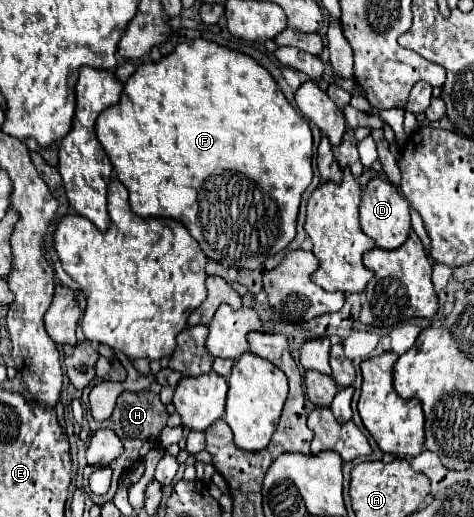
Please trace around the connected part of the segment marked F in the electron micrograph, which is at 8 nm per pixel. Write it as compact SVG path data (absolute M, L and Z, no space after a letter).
M194 39L188 43L180 43L170 55L162 57L158 63L152 63L152 61L142 63L134 71L134 75L124 83L120 101L98 115L96 135L106 155L110 157L118 179L130 191L132 211L140 217L170 217L170 219L180 221L190 231L190 235L200 243L202 251L210 259L216 259L218 263L222 263L224 267L256 269L268 257L282 251L294 239L300 199L312 181L312 133L310 133L306 119L298 115L296 109L288 103L288 99L284 97L284 93L280 91L272 75L250 55L232 51L228 47L222 47L206 39Z

